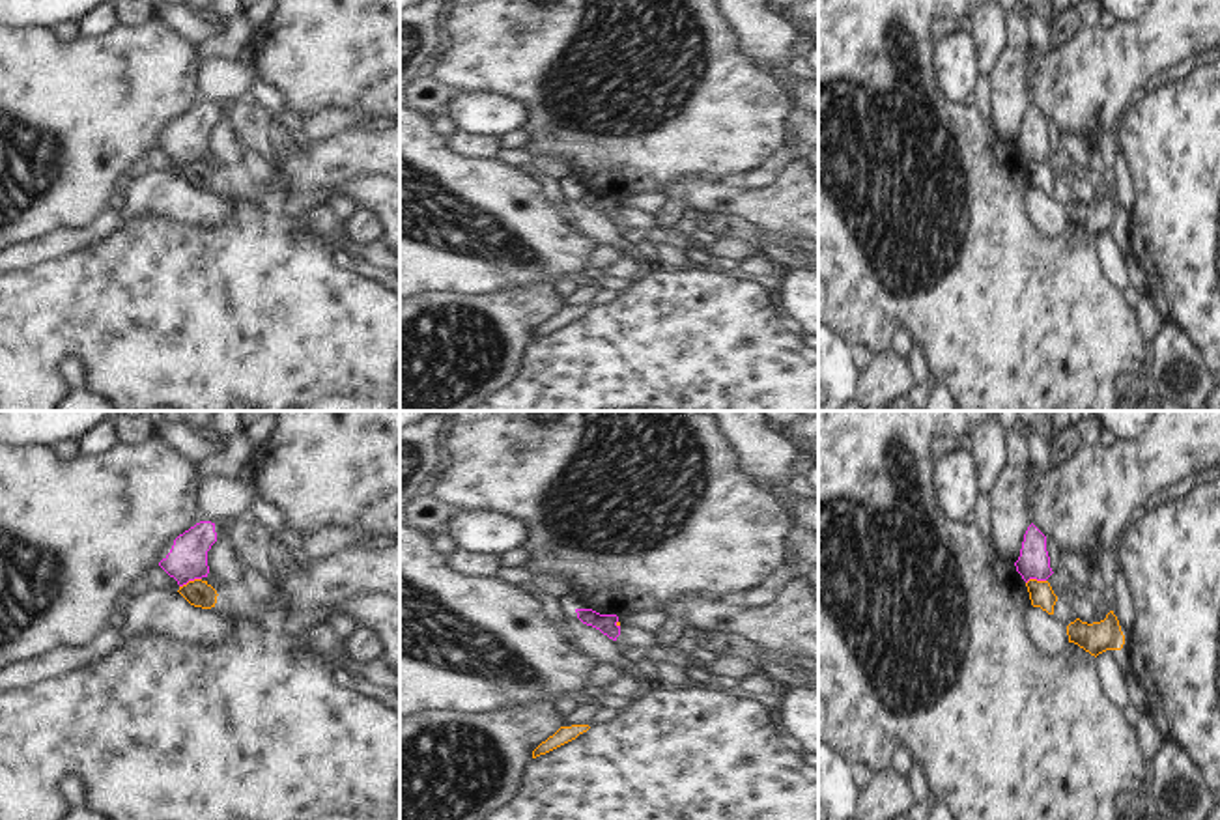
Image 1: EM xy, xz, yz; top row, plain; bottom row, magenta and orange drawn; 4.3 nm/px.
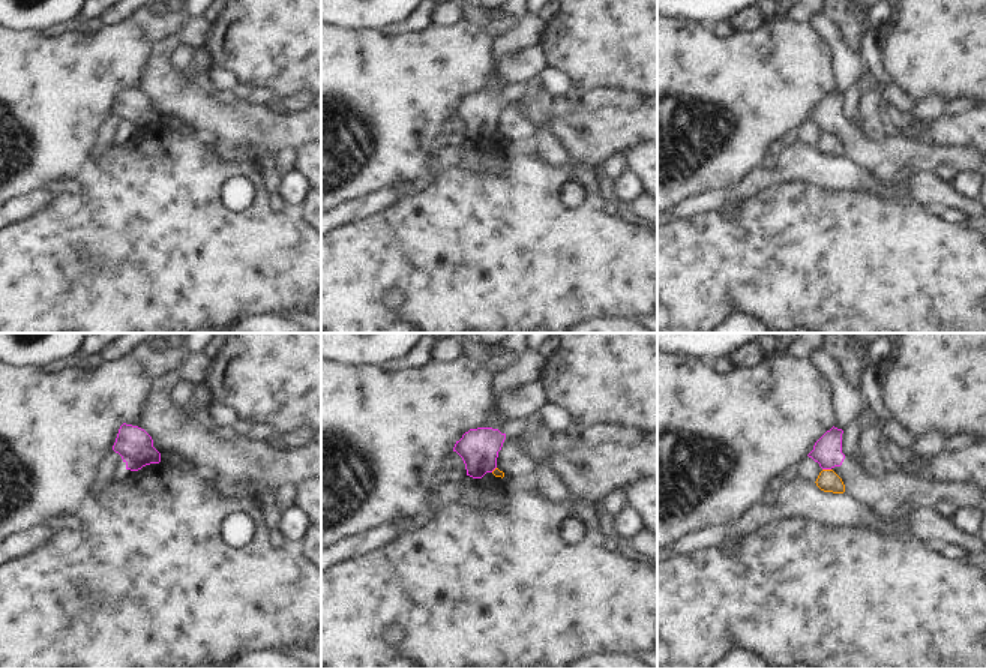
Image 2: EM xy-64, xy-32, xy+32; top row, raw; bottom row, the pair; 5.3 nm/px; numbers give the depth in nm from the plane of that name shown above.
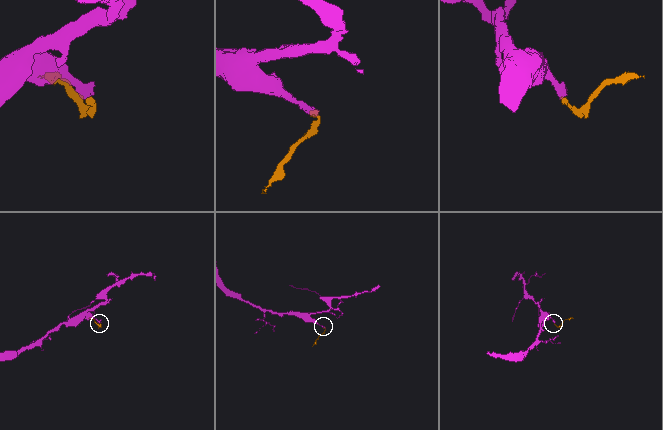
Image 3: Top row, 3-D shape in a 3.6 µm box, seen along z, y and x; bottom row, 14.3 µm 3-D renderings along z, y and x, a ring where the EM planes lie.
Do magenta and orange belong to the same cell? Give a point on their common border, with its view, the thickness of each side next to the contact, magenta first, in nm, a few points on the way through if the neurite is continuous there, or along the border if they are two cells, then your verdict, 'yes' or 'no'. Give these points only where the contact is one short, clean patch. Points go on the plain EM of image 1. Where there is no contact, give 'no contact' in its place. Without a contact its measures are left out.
xy (189, 161) | 170/110 nm | along xy (200, 159), (189, 161), (180, 169) | no

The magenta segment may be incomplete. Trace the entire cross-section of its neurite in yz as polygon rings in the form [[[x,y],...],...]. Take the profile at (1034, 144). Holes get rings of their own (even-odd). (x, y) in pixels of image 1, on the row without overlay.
[[[1033,105],[1024,116],[1020,138],[1014,148],[1026,164],[1029,161],[1046,163],[1054,155],[1046,133],[1046,118]]]

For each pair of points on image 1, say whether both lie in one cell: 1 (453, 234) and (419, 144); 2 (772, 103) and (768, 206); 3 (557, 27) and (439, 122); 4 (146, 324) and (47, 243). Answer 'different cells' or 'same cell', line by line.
1: same cell
2: different cells
3: different cells
4: different cells

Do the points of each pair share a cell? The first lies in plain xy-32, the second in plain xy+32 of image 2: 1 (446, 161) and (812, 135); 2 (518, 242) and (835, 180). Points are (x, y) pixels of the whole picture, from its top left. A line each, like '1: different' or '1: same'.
1: different
2: different

